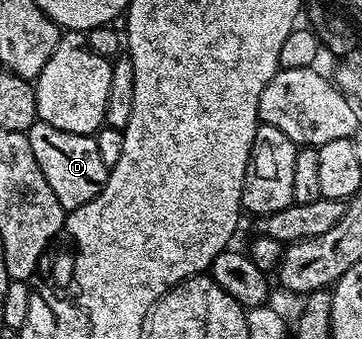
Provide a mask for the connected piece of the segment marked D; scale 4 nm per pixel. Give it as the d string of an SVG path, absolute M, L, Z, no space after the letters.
M39 119L28 128L27 135L30 139L30 151L34 151L34 159L38 159L38 167L42 167L42 175L46 175L50 191L54 191L54 196L58 198L58 203L62 203L65 211L90 203L90 199L94 199L102 191L110 167L102 163L95 136L71 134Z

